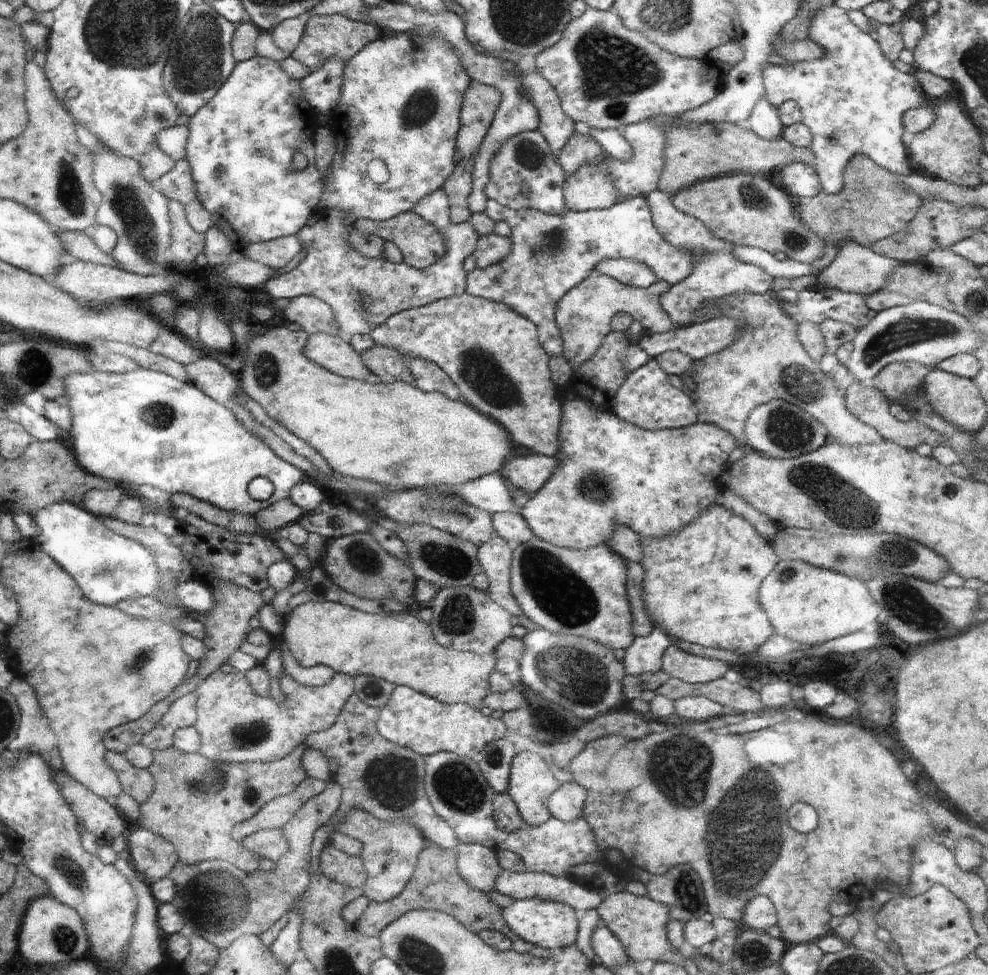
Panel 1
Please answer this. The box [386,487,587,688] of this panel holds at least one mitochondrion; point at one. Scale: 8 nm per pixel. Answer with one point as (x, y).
(445, 560)

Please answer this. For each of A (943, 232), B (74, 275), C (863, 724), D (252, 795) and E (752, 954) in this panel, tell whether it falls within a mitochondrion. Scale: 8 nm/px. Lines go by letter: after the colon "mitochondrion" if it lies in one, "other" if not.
A: other
B: other
C: other
D: mitochondrion
E: mitochondrion

